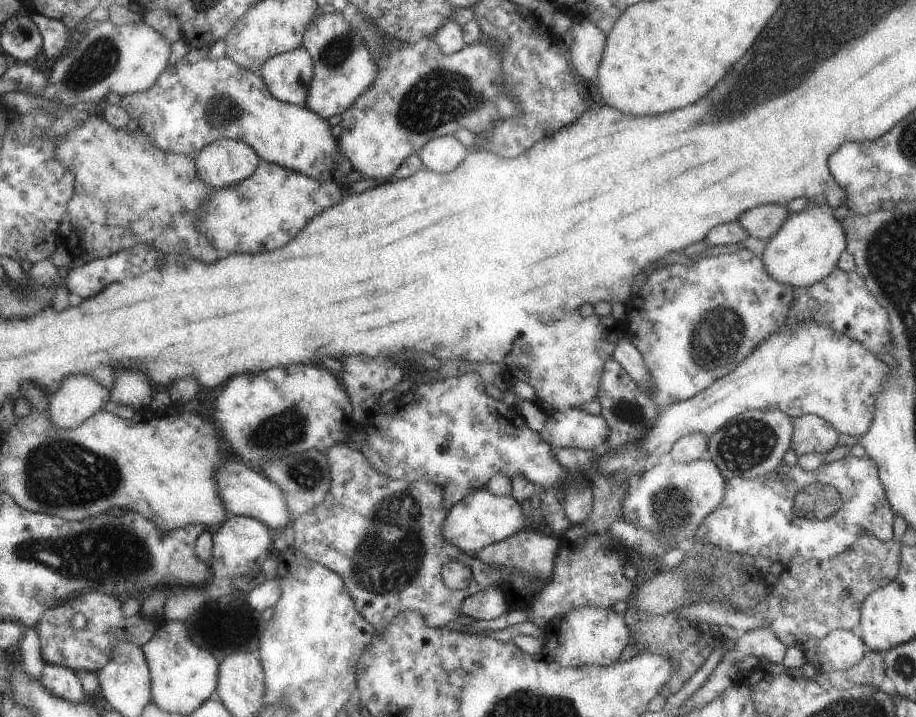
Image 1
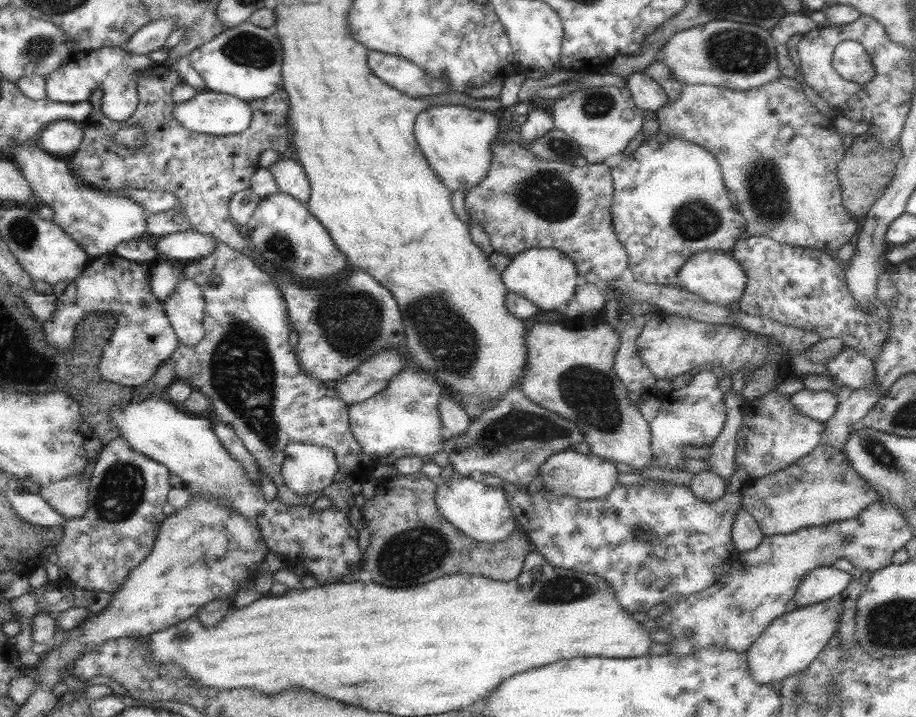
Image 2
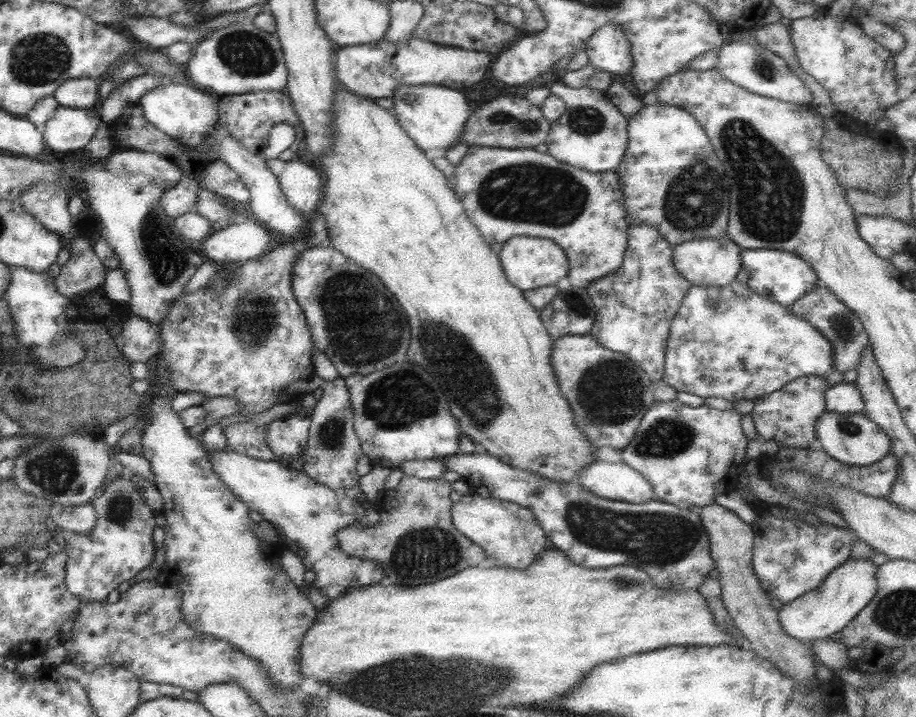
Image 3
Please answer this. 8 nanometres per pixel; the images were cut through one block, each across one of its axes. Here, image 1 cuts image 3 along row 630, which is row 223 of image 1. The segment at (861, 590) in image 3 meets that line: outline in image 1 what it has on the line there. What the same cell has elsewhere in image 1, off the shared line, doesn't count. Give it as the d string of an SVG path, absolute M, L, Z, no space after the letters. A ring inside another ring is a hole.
M809 203L802 210L790 213L787 220L768 238L760 254L763 268L775 282L798 289L811 286L825 278L836 267L837 258L844 251L845 237L841 221L833 219L827 206Z

